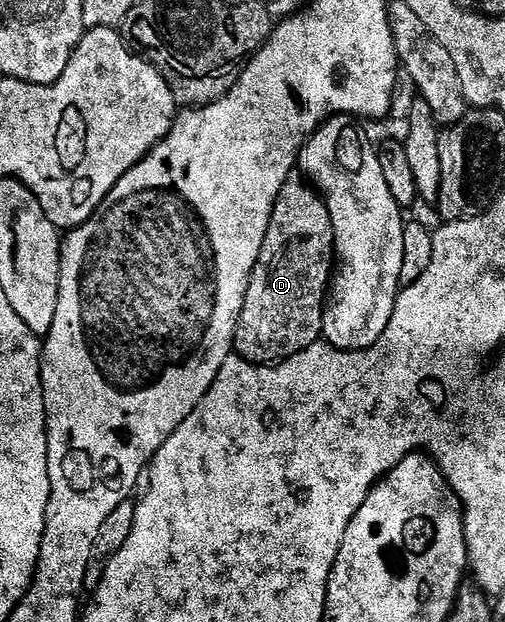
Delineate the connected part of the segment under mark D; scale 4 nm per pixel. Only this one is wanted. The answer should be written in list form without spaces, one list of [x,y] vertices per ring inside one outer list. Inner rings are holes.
[[[294,172],[285,181],[283,188],[279,188],[263,244],[259,248],[259,260],[249,277],[237,331],[233,337],[236,357],[258,364],[276,364],[303,352],[322,337],[321,312],[331,281],[333,257],[333,229],[325,204],[316,189],[300,173]]]

